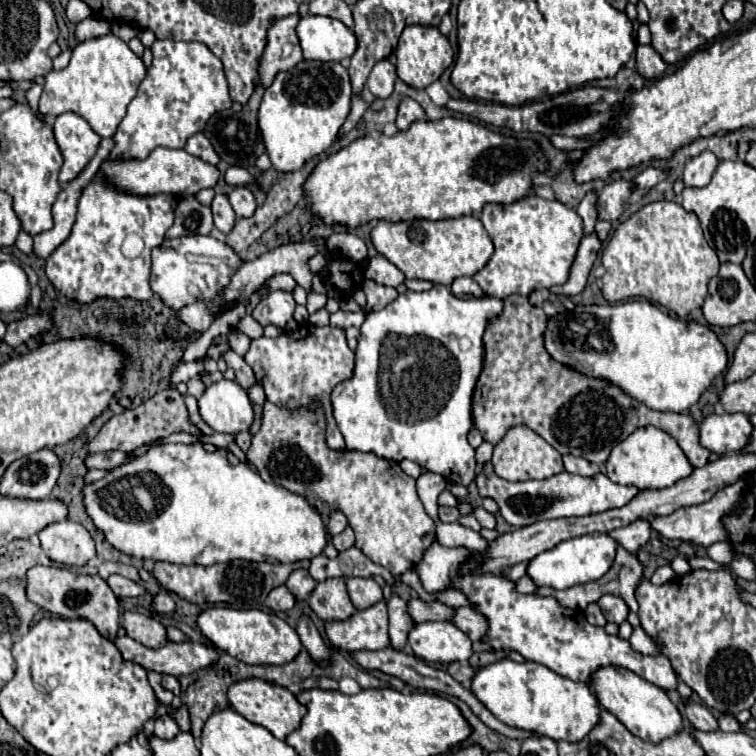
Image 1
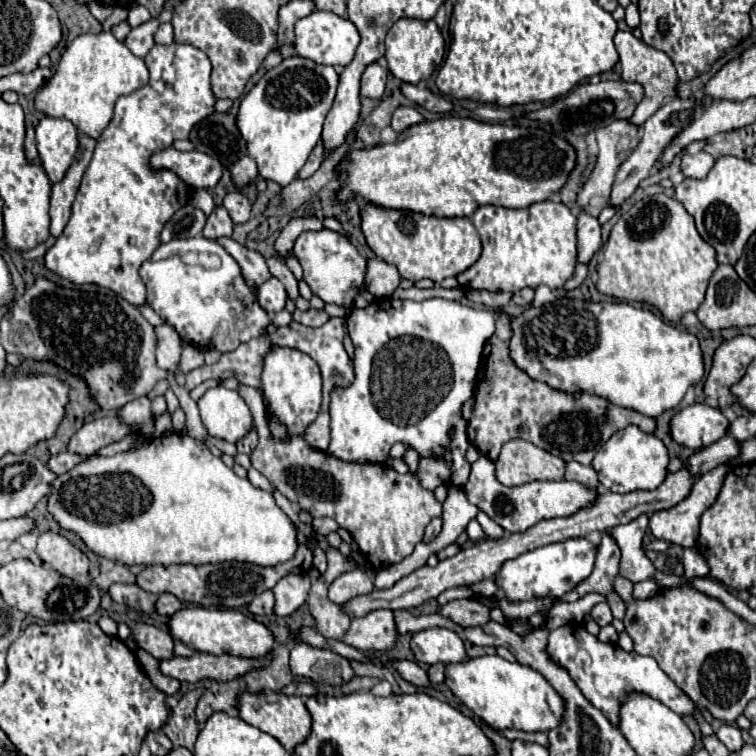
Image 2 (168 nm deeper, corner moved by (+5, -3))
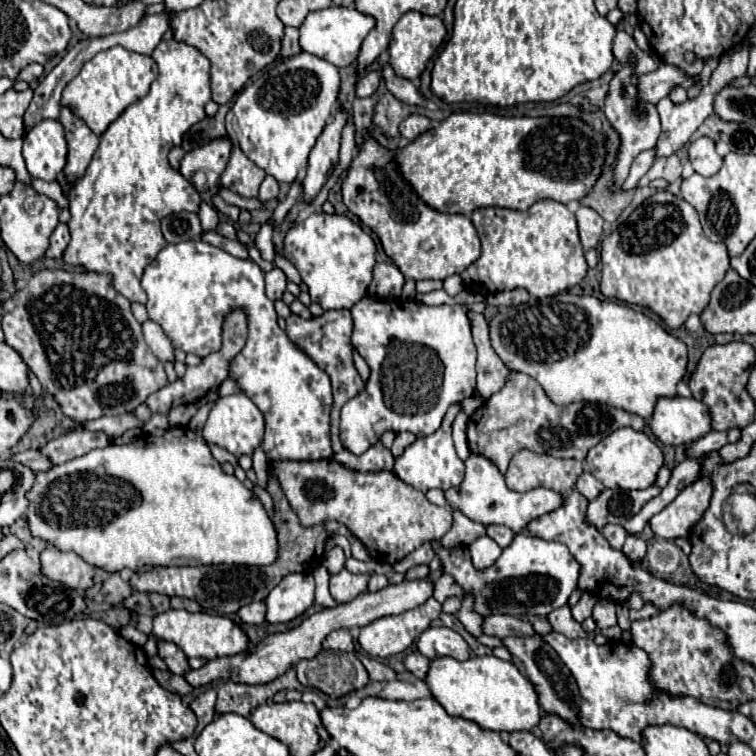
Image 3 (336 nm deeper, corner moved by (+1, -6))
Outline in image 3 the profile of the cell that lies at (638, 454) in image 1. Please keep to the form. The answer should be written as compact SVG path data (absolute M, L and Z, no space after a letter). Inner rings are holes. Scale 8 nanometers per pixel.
M623 427L607 435L599 445L595 445L587 455L589 471L607 487L607 489L647 489L655 485L657 473L663 467L663 451L651 441L643 431Z

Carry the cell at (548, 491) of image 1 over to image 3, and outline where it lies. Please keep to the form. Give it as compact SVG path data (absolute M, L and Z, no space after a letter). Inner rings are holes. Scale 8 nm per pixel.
M471 453L469 459L465 461L465 479L463 479L463 483L455 489L449 489L445 493L445 497L447 497L447 503L453 509L463 511L469 519L479 521L483 525L489 525L489 523L507 525L515 533L525 531L527 525L533 519L539 519L539 517L551 513L551 511L563 507L563 503L565 503L565 497L561 493L545 489L545 487L535 487L535 489L525 491L525 493L511 491L505 485L505 479L503 479L501 471L489 459L485 459L481 455L475 455L475 453Z

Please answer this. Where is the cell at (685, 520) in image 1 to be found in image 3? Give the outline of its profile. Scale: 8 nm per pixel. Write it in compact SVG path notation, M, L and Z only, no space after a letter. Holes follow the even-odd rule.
M703 475L699 477L699 481L685 487L673 503L651 517L649 525L653 533L663 539L689 537L689 531L695 527L695 523L699 523L703 511L707 511L709 507L711 491L713 487L709 475Z

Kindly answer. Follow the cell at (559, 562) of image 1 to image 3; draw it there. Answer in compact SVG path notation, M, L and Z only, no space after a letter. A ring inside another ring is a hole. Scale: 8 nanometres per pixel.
M525 533L515 535L511 547L503 549L497 563L487 571L477 571L473 567L467 547L445 549L437 541L433 541L433 547L435 553L443 559L443 571L453 575L465 593L475 593L475 611L481 615L549 615L553 609L567 603L569 595L573 589L577 589L579 583L581 565L575 561L565 543L527 537Z

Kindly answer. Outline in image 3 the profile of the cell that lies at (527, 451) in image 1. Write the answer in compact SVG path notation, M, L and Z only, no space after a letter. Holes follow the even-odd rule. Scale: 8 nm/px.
M521 449L509 463L505 483L513 491L547 487L565 495L569 489L573 489L581 471L583 463L577 459L555 459L551 455L539 455L529 449Z

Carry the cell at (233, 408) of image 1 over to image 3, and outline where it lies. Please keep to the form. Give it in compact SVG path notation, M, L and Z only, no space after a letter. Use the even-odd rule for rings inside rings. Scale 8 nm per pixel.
M237 393L237 395L229 395L229 397L219 397L215 401L215 405L209 413L209 419L203 427L203 437L205 437L205 441L227 449L235 457L251 455L253 449L259 447L263 441L263 425L265 425L263 415L257 409L257 405L245 393Z

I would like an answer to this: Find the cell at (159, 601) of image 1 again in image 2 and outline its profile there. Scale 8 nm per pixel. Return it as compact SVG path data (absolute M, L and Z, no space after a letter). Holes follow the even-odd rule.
M159 594L159 598L157 598L157 612L163 614L163 616L175 614L181 606L183 606L183 602L179 604L179 598L177 598L177 596L171 596L171 594Z

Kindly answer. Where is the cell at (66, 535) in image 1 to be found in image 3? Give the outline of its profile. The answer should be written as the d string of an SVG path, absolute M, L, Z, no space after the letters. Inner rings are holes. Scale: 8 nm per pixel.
M47 547L41 551L41 571L53 581L59 581L77 591L85 591L93 585L95 567L85 563L75 553L65 553L55 547Z

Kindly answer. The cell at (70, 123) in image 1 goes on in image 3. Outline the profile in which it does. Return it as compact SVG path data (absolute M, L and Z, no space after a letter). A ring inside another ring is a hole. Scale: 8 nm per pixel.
M45 119L23 137L23 157L31 177L55 181L67 163L65 127L57 119Z

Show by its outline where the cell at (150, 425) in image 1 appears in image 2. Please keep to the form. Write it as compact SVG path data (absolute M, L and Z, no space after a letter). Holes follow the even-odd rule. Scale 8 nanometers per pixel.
M103 416L93 422L83 424L83 428L71 436L67 444L67 452L91 456L93 452L101 450L103 446L121 440L129 432L137 432L137 428L121 424L117 416Z

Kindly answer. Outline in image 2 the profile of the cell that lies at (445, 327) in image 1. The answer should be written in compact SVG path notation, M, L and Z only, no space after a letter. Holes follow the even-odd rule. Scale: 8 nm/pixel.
M375 298L365 308L351 308L347 326L355 346L355 382L349 388L335 388L331 392L331 444L327 454L345 462L385 462L389 448L401 442L413 446L421 456L437 454L453 462L451 482L461 488L471 470L465 458L469 440L461 406L473 396L483 346L495 332L495 312L475 310L443 298L423 302ZM449 428L455 428L455 436L449 436ZM445 450L449 452L445 454Z

